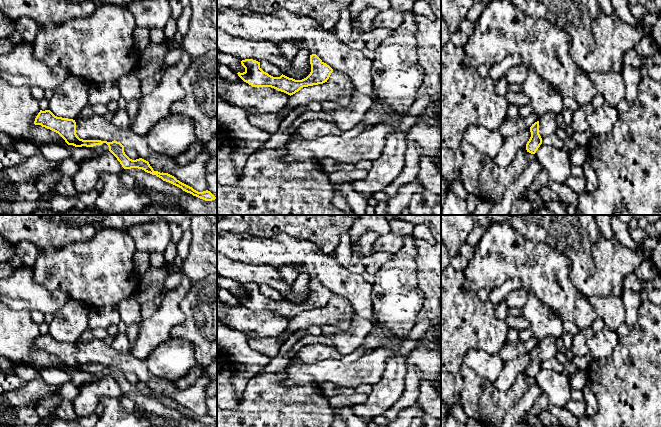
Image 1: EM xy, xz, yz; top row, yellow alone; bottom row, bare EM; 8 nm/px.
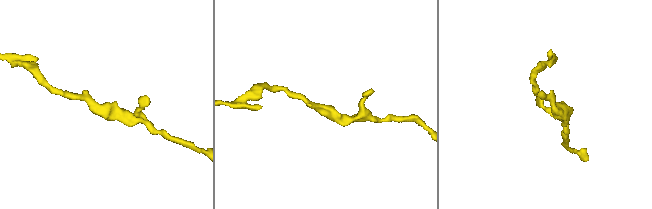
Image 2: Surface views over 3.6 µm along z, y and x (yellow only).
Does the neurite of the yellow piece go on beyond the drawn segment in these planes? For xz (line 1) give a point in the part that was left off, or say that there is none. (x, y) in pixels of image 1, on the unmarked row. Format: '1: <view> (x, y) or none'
1: none

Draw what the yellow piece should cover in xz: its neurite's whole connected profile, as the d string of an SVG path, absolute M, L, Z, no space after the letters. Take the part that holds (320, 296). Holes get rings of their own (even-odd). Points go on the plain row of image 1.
M316 278L310 279L311 296L302 303L295 304L285 299L273 301L260 292L260 286L253 283L241 285L245 292L243 297L238 296L238 300L252 311L271 311L288 319L293 319L303 311L323 308L327 306L333 293L324 287Z

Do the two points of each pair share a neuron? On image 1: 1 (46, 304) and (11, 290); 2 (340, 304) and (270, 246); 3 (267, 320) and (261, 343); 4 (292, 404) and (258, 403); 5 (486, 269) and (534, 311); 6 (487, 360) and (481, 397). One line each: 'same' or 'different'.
1: same
2: different
3: different
4: same
5: different
6: different

